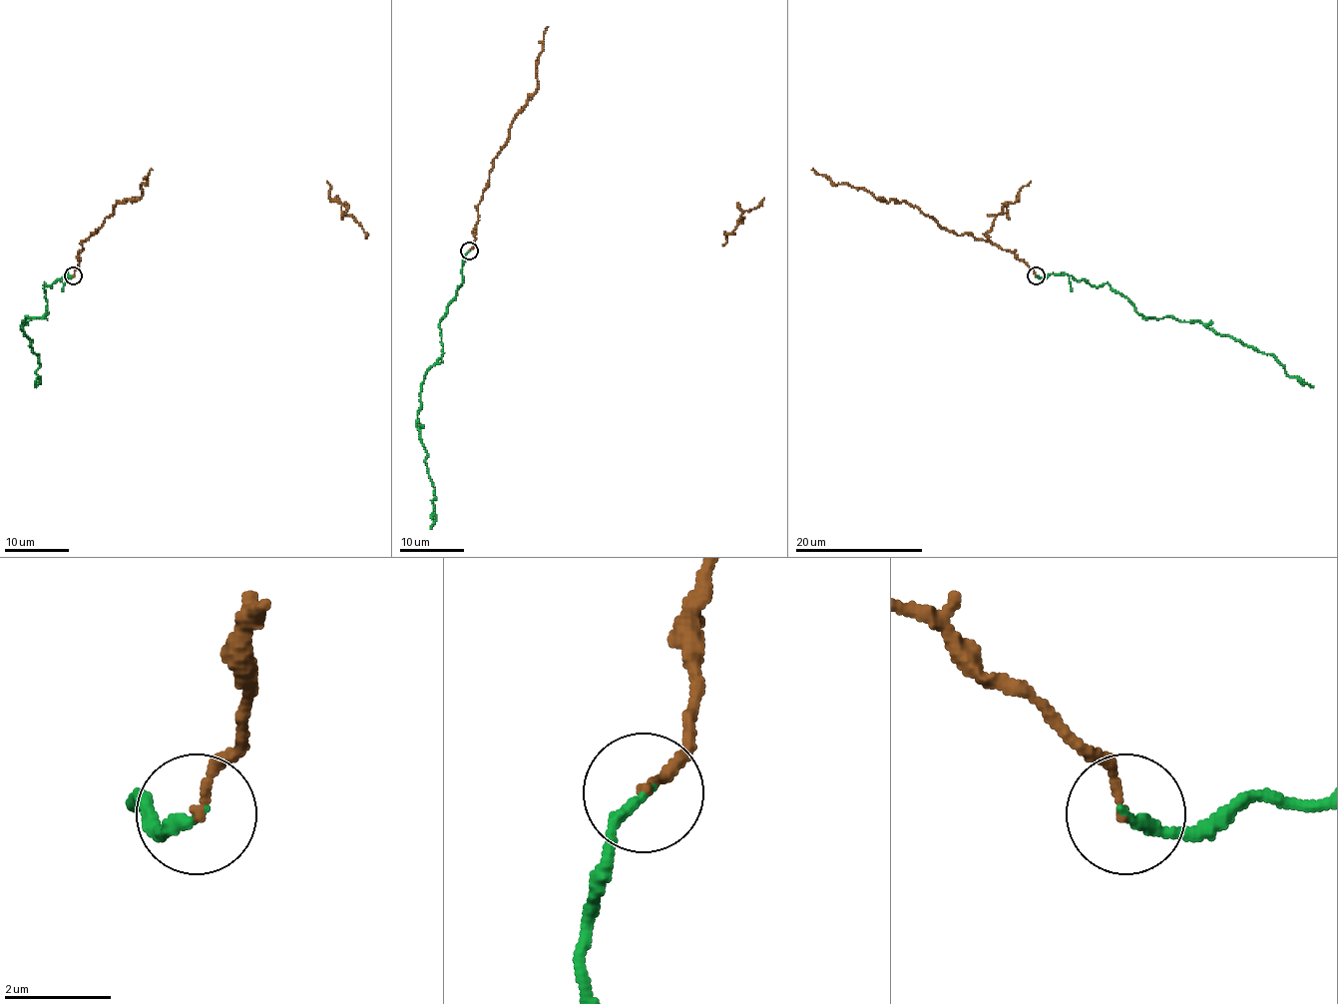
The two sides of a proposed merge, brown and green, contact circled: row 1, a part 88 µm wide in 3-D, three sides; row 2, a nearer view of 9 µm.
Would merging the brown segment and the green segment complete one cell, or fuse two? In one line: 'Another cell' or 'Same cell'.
Same cell

